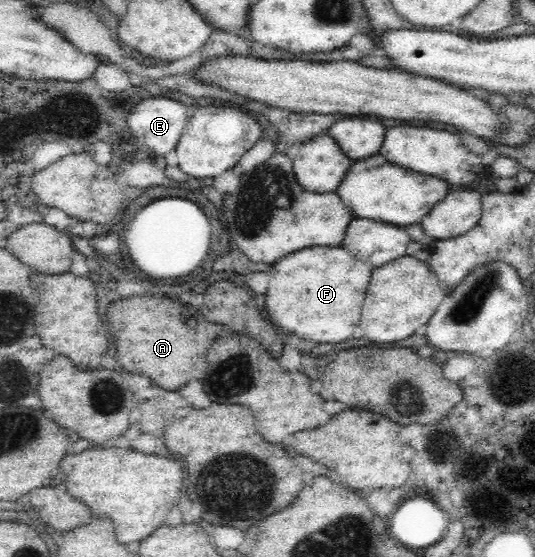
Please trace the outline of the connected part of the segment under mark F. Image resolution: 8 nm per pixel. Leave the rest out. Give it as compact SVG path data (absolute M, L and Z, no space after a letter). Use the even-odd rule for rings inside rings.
M313 246L277 260L269 278L265 306L275 326L313 342L343 342L351 338L359 324L371 266L347 254L341 246Z

